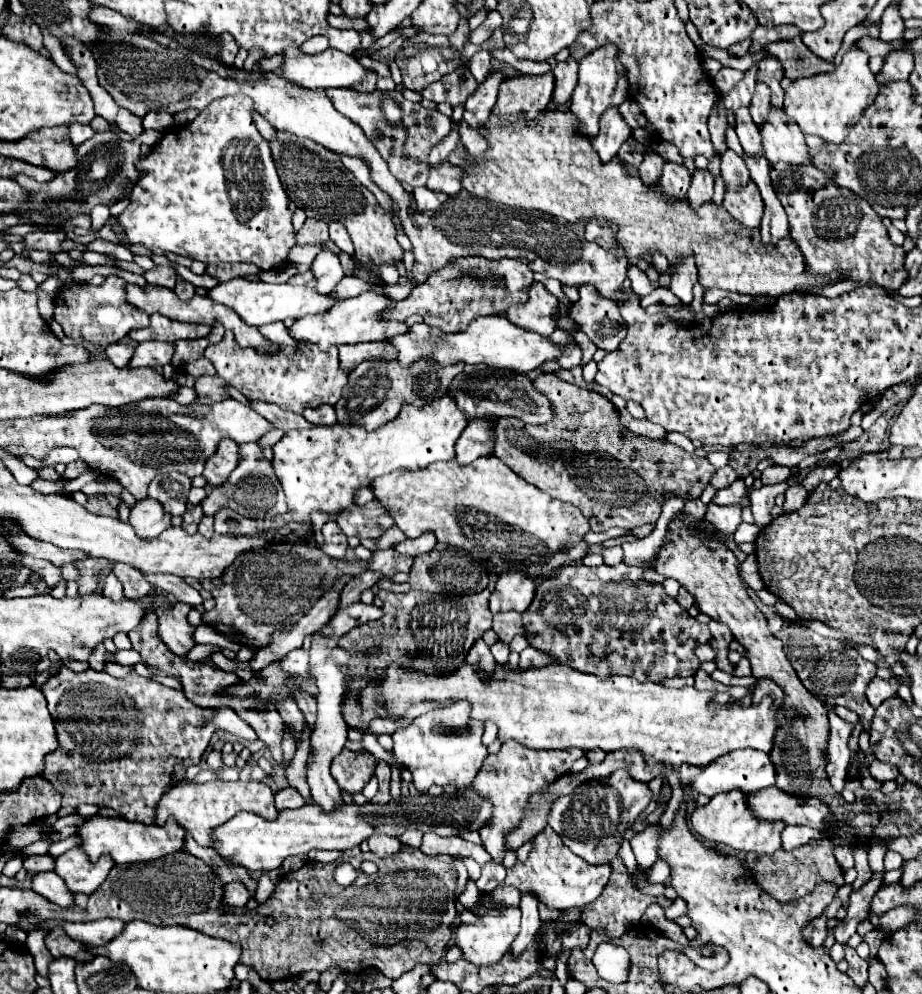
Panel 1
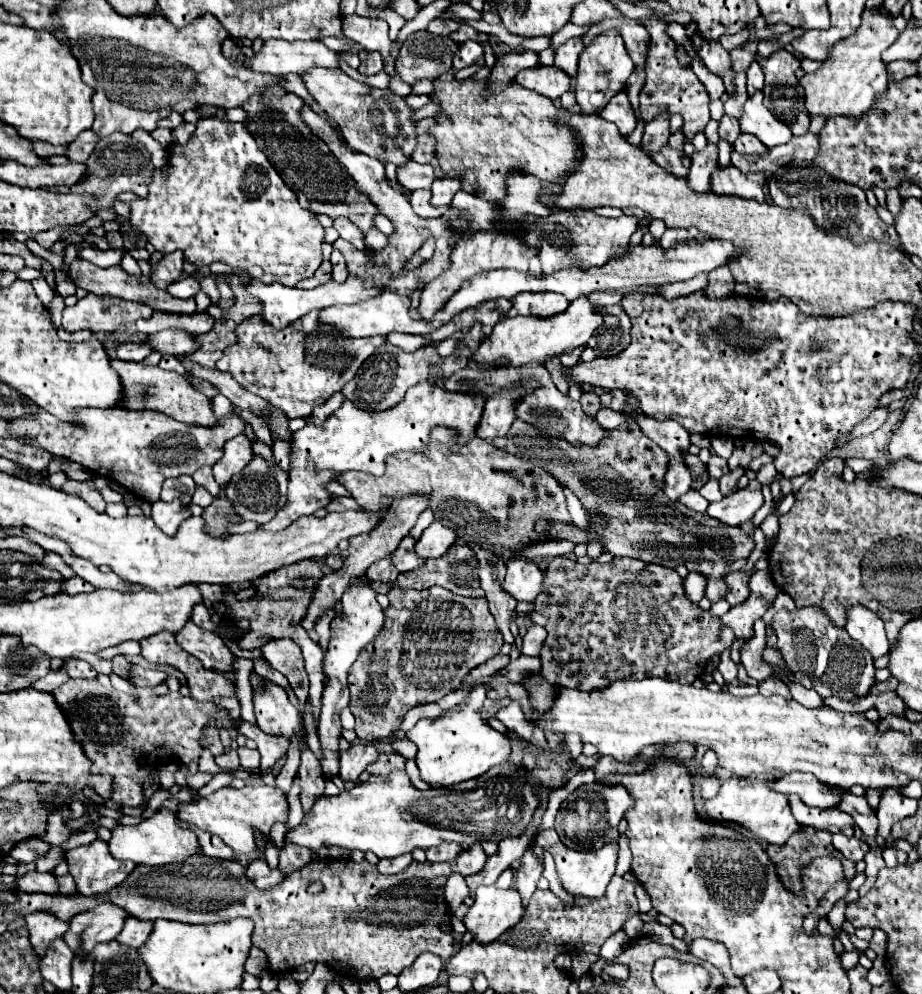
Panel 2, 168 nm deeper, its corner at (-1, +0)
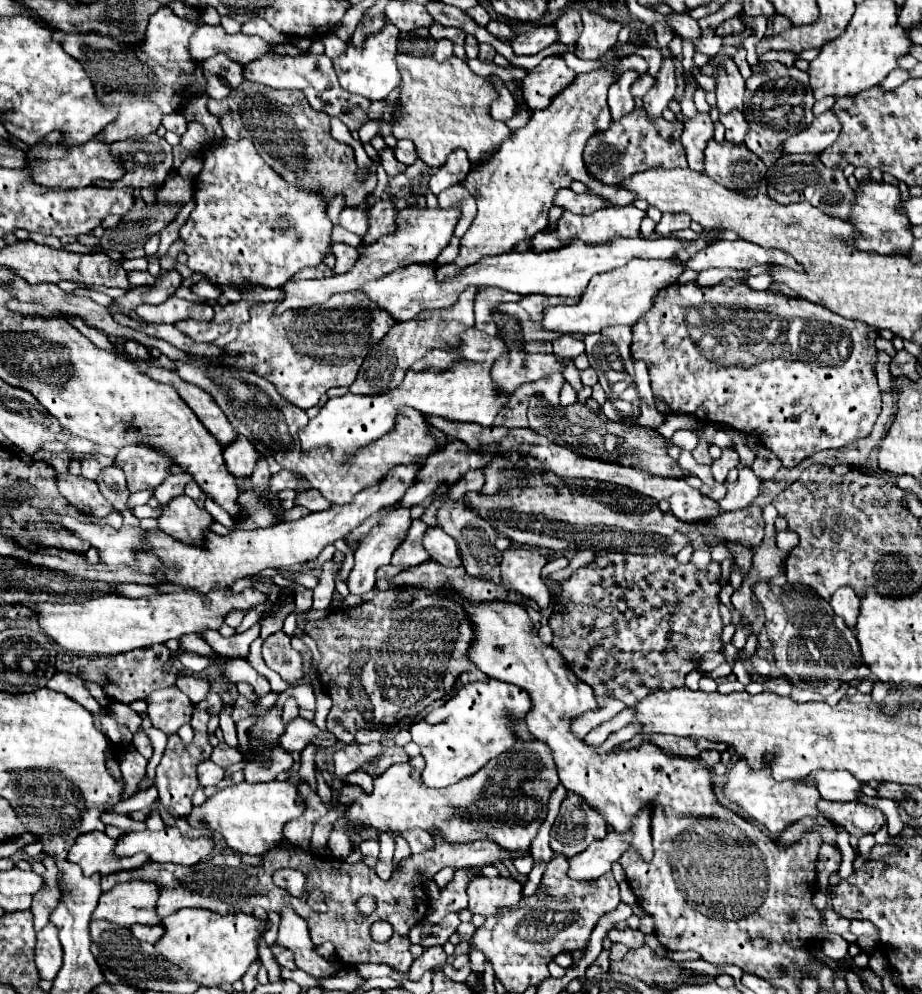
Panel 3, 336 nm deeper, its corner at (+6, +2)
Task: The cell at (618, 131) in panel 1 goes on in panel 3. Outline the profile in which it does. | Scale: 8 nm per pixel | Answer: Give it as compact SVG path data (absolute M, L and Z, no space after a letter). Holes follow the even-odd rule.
M625 71L621 75L621 79L617 83L613 83L613 87L609 87L609 109L611 109L613 121L617 121L623 115L627 115L629 111L633 111L635 101L631 95L631 83L637 77L639 77L637 71Z

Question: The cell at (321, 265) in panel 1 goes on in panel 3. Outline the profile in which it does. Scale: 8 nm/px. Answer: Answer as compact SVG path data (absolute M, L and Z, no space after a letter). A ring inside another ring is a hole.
M334 244L332 246L332 250L336 260L333 273L336 275L346 273L348 270L350 270L359 257L357 248L347 244ZM343 263L345 263L345 265L343 265Z

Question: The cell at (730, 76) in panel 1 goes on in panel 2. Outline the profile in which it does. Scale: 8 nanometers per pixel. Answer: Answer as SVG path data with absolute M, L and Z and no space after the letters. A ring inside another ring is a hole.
M704 41L702 49L700 49L700 57L706 63L706 67L716 75L732 69L730 53L718 41Z

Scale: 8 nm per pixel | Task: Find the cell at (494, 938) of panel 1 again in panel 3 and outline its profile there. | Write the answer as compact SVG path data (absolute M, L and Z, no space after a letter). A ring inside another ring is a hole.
M479 875L471 879L467 887L469 911L481 913L485 917L495 915L499 907L507 907L521 901L521 883L511 877L485 877Z

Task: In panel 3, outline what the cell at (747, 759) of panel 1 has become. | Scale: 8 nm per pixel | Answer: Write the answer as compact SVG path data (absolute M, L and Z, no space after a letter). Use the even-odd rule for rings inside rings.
M815 771L805 781L815 781L821 797L829 801L857 801L863 787L849 771Z

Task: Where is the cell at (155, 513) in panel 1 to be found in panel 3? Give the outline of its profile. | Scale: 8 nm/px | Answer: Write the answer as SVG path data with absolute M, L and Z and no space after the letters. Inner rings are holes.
M179 495L165 505L157 523L159 529L173 539L191 547L201 547L201 543L205 543L205 535L211 531L209 527L213 517L205 509L197 507L191 497Z

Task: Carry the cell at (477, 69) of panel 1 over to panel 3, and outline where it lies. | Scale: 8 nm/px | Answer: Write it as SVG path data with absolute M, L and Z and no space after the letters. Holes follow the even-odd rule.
M447 39L437 41L433 57L435 57L437 61L445 61L445 59L449 59L451 55L453 55L453 43L451 43L451 41L447 41Z

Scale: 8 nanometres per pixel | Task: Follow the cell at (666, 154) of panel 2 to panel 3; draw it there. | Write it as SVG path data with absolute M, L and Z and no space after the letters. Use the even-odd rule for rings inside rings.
M635 107L629 115L613 121L607 131L597 131L585 145L583 161L587 173L603 185L621 185L623 179L649 171L649 169L675 169L687 167L685 149L681 147L681 121L665 121L663 117L653 119L643 107Z

